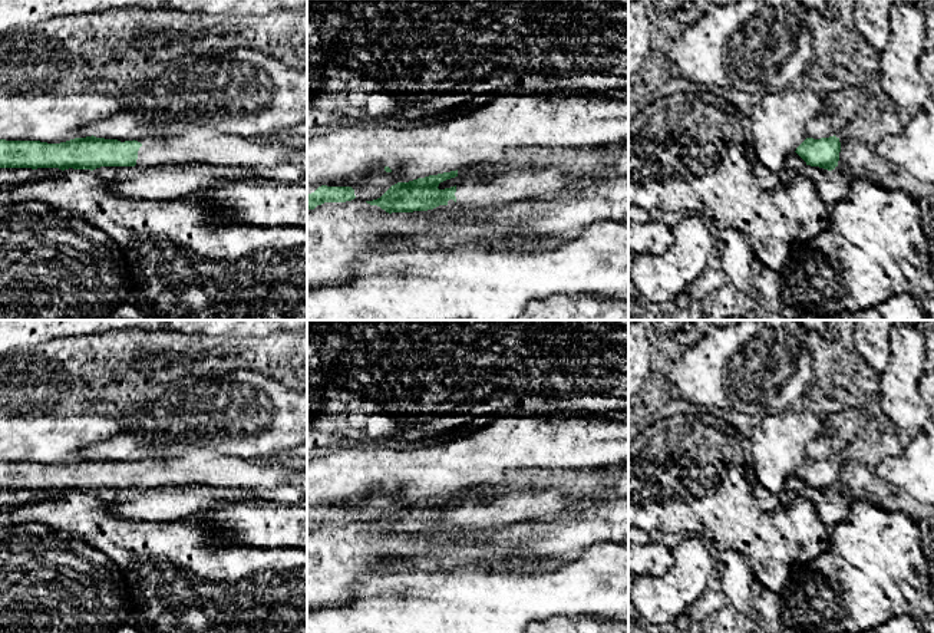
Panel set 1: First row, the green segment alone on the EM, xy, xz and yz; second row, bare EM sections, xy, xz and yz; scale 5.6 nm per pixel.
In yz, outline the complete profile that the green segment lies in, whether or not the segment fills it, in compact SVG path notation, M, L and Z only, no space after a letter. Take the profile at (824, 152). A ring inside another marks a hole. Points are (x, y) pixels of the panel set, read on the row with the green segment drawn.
M806 138L795 152L786 156L785 168L801 174L806 165L832 171L838 167L841 152L839 138Z

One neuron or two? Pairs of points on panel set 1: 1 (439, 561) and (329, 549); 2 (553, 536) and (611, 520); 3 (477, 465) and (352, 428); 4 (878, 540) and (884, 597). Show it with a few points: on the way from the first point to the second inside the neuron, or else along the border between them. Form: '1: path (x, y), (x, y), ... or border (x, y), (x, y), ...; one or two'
1: path (412, 564), (373, 564), (356, 557); one
2: path (567, 536), (597, 524); one
3: border (370, 442), (359, 445); two
4: path (878, 554), (878, 583); one

